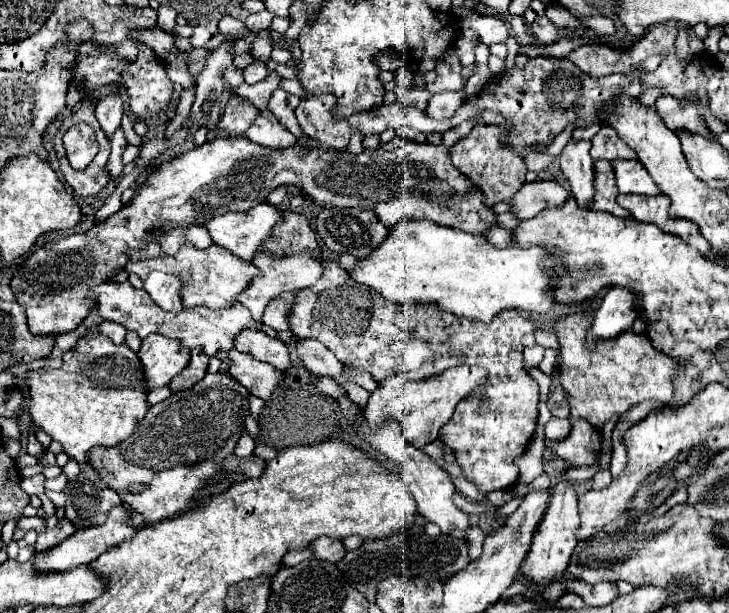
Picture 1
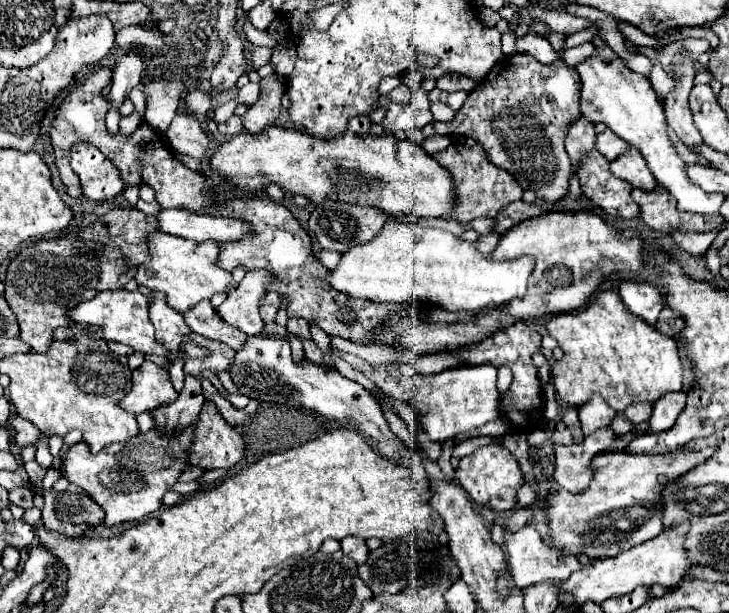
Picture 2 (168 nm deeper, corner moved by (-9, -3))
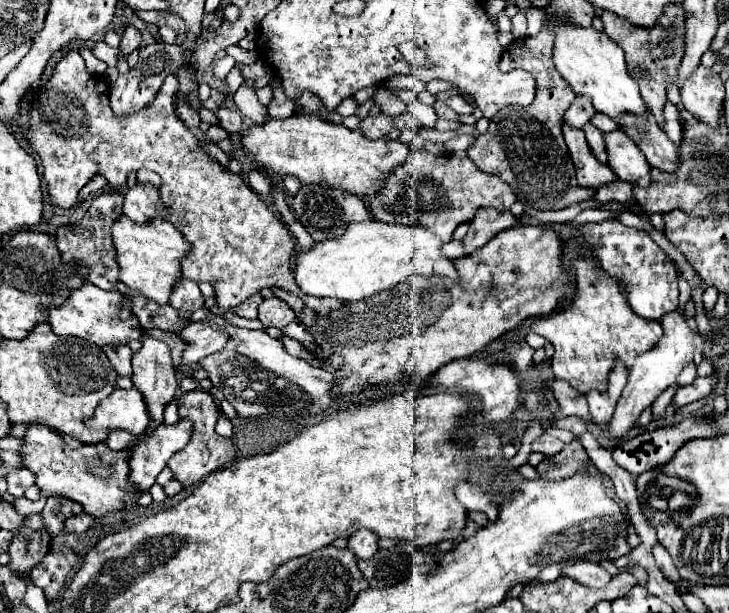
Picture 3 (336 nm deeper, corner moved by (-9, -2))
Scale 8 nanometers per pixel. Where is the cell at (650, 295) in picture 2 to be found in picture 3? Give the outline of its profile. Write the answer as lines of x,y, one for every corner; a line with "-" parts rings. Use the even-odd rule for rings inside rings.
615,218
599,224
583,224
579,232
581,238
591,246
593,254
599,258
601,268
607,274
615,276
623,286
627,286
629,304
639,316
659,320
663,314
677,310
679,304
677,266
645,232
629,228

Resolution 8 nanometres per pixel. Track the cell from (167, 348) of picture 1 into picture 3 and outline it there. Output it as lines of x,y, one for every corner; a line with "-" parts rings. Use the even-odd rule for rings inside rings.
115,388
105,400
99,402
95,414
87,418
87,426
93,430
125,430
133,436
143,434
147,428
147,408
139,390

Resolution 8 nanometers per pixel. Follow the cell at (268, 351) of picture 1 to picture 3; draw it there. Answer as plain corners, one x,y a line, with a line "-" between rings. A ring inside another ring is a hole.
181,278
175,284
175,288
171,290
169,304
175,310
187,310
187,312
195,312
197,308
201,308
203,306
203,294
201,294
197,282

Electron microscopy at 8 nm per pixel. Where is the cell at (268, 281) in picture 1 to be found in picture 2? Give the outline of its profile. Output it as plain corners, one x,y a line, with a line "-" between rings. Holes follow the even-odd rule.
267,269
249,271
237,289
233,289
217,307
219,317
241,331
247,331
247,335
257,335
263,329
259,309
271,283
275,281
277,279

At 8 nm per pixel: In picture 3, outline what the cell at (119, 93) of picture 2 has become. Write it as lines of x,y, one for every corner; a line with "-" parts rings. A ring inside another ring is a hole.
127,26
123,30
123,36
121,36
121,52
127,56
131,50
137,50
141,46
141,32
135,28
135,26

